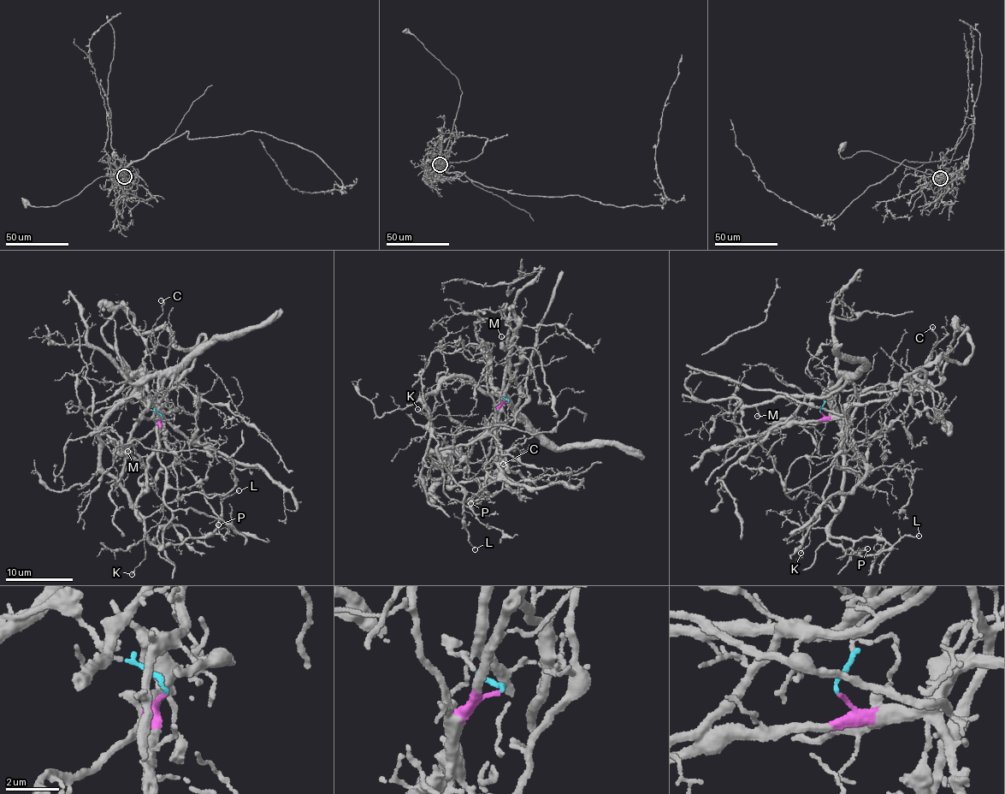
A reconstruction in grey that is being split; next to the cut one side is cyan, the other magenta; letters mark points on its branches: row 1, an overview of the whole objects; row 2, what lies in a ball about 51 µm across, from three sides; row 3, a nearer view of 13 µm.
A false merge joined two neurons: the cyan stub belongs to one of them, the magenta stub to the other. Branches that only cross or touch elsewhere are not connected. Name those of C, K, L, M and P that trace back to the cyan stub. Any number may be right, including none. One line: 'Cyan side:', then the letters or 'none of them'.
Cyan side: L, M, P

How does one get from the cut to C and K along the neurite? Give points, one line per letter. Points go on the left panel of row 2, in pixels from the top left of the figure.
C: (162, 418), (161, 422), (162, 417), (144, 375), (145, 346), (156, 319), (162, 311), (162, 299)
K: (162, 418), (134, 447), (138, 457), (152, 477), (162, 506), (162, 513), (145, 533), (144, 556), (132, 574)

